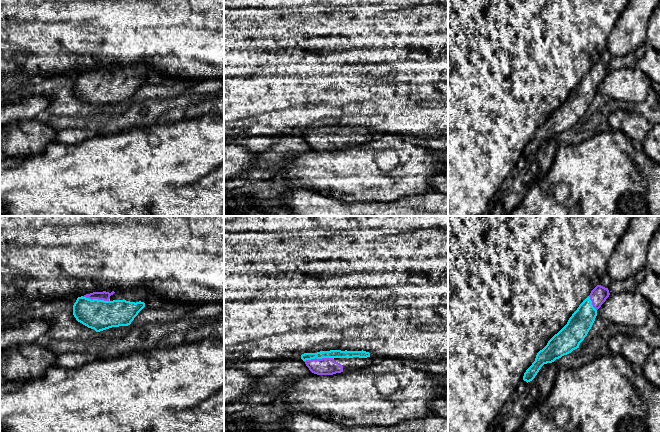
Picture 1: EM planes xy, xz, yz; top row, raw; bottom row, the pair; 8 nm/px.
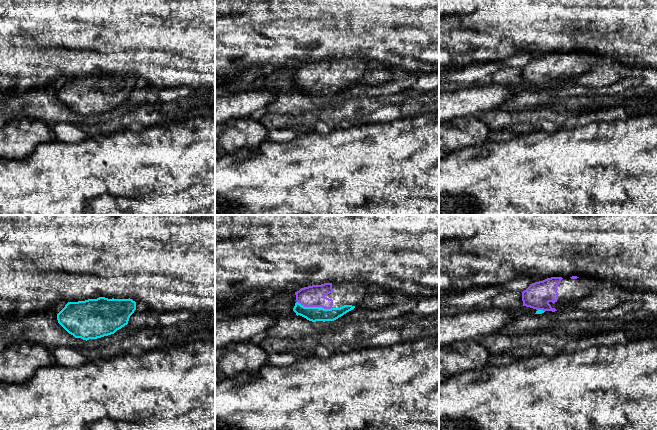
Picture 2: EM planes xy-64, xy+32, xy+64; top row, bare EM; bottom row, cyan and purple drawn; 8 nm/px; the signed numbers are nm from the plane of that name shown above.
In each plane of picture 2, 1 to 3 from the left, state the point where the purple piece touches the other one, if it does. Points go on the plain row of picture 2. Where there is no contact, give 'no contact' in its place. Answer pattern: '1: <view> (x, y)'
1: no contact
2: xy+32 (314, 83)
3: xy+64 (541, 86)

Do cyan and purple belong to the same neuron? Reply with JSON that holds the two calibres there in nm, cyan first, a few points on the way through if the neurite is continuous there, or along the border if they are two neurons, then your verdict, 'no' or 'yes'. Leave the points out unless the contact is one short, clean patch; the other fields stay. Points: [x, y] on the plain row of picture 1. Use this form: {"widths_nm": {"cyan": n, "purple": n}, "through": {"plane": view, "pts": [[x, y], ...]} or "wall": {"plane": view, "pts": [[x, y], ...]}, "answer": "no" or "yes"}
{"widths_nm": {"cyan": 70, "purple": 140}, "through": {"plane": "xz", "pts": [[333, 130], [326, 134], [318, 134], [326, 142]]}, "answer": "yes"}

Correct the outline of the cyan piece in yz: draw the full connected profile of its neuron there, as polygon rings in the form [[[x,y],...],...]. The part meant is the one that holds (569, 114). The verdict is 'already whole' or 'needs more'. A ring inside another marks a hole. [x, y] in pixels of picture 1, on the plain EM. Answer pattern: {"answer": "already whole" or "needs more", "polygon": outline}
{"answer": "needs more", "polygon": [[[597,61],[572,90],[567,100],[537,129],[535,137],[524,149],[523,156],[527,159],[532,157],[544,140],[552,139],[579,124],[595,97],[597,86],[609,71],[608,64]]]}

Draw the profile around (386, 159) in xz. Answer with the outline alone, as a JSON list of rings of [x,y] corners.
[[[387,134],[376,137],[369,143],[350,148],[333,151],[311,149],[308,152],[297,154],[282,165],[282,170],[276,175],[276,178],[280,180],[282,187],[313,190],[343,202],[391,202],[401,197],[432,192],[428,186],[429,182],[435,176],[445,174],[443,169],[446,167],[448,167],[448,164],[432,154],[423,144],[412,142],[403,136]]]

